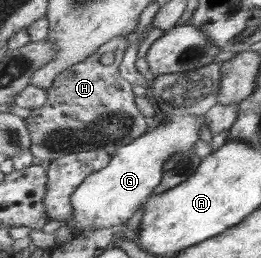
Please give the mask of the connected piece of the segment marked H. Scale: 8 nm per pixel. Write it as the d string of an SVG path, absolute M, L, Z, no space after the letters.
M121 39L121 57L113 65L103 65L101 54L94 53L81 63L70 67L56 77L56 83L47 90L48 103L31 110L26 118L35 157L52 162L61 156L77 152L119 151L123 145L141 137L151 121L137 107L133 85L120 72L128 41Z

